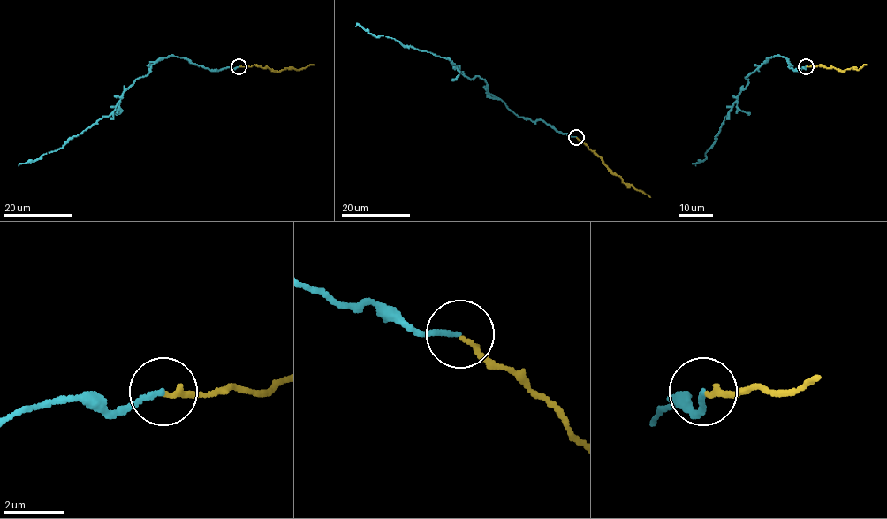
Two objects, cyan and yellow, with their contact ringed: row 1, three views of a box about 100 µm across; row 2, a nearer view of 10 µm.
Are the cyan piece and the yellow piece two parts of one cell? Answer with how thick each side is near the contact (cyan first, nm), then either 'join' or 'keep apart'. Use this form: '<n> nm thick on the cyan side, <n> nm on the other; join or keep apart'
170 nm thick on the cyan side, 180 nm on the other; join

